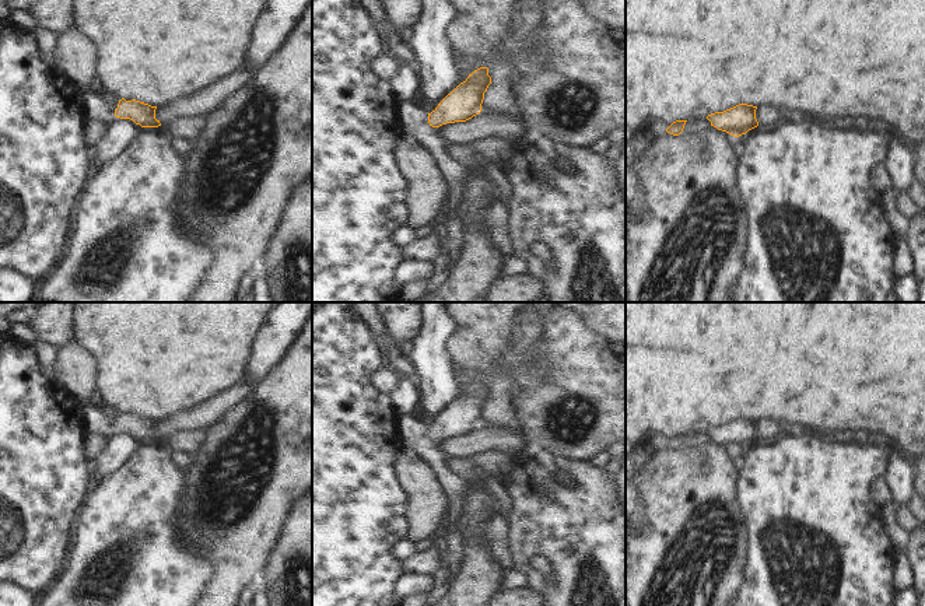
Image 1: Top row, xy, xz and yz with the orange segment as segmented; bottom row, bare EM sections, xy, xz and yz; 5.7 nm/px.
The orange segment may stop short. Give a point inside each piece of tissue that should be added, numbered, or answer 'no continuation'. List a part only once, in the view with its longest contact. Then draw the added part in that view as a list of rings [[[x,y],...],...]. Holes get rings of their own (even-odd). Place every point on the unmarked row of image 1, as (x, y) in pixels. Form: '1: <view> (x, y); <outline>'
1: xy (95, 419); [[[85,403],[81,406],[81,414],[87,431],[95,431],[106,437],[112,437],[116,434],[130,434],[130,432],[120,432],[115,430],[115,424],[120,413],[122,411],[118,411],[115,417],[111,417],[106,414],[106,410],[99,404]]]

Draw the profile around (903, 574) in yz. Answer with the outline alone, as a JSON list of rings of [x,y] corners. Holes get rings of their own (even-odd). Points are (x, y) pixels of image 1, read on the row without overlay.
[[[897,550],[893,567],[893,584],[896,591],[903,591],[915,586],[915,572],[907,551]]]

